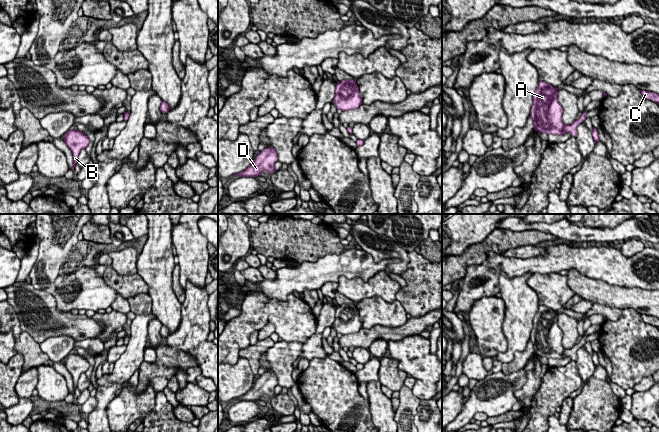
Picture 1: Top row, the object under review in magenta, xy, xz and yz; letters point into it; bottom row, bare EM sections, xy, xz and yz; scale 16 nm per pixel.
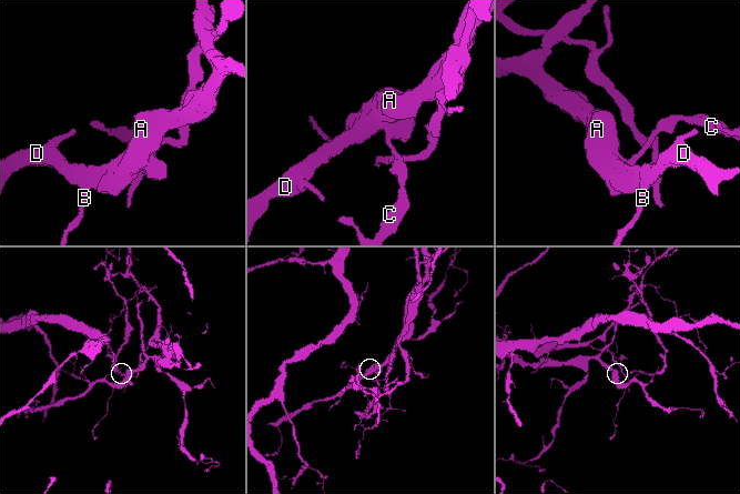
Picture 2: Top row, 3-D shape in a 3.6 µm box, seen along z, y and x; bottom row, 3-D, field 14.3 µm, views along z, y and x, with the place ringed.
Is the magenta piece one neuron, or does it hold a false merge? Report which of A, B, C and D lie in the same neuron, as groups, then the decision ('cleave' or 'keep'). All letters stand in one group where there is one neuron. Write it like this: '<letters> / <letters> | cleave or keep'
A B D / C | cleave

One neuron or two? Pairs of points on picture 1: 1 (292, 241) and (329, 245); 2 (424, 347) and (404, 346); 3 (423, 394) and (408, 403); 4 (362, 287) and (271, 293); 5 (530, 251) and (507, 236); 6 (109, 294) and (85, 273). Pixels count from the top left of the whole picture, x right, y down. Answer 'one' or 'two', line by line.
1: one
2: one
3: two
4: two
5: two
6: one

